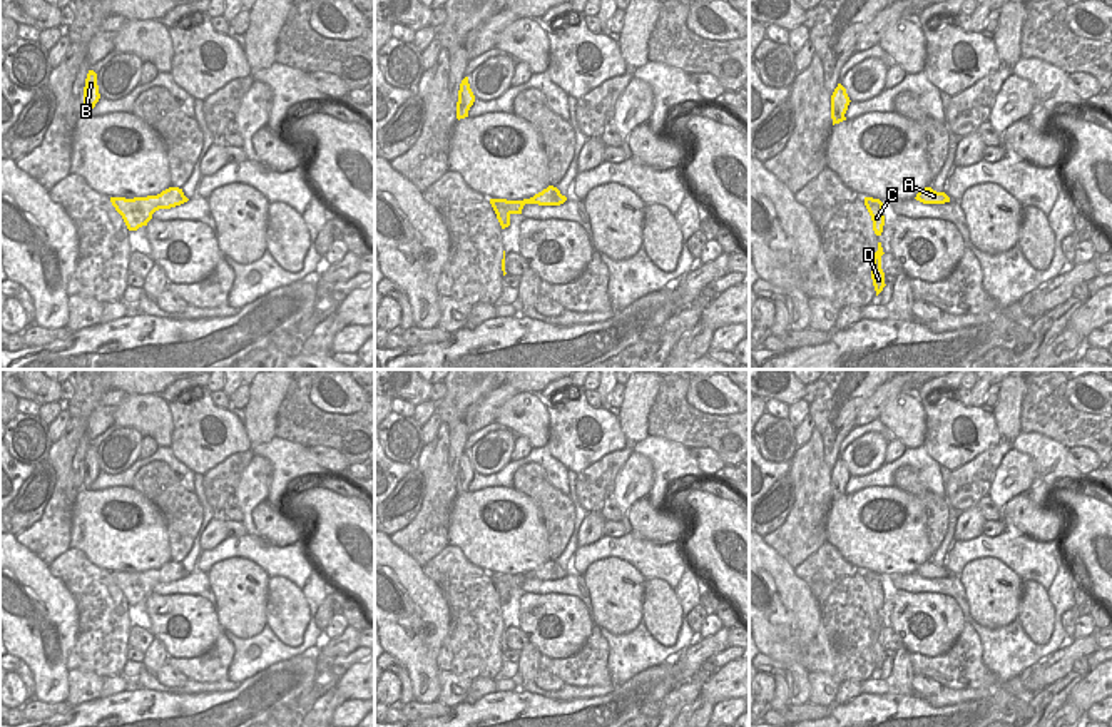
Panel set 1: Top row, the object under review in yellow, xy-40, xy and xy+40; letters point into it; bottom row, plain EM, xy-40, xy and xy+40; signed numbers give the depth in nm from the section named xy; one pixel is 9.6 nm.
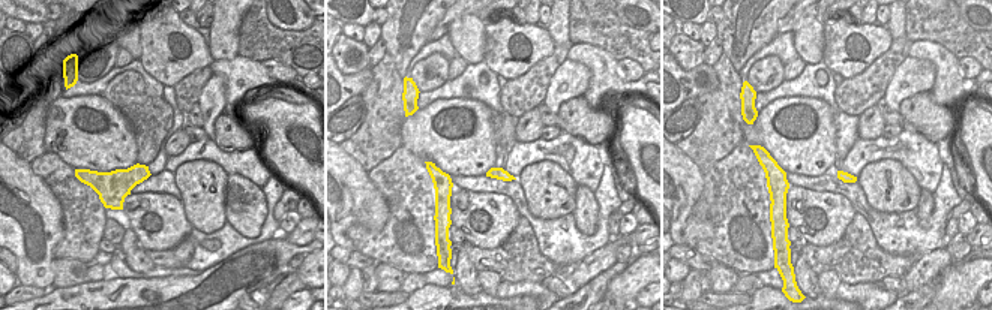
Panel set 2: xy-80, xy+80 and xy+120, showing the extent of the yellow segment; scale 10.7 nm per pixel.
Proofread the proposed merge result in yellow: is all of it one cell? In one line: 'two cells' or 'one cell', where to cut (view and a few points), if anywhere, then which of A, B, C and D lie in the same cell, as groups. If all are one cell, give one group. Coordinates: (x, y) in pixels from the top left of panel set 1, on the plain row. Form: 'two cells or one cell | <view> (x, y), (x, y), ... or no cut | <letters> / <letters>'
two cells | xy (499, 592), (505, 600) | A / B C D

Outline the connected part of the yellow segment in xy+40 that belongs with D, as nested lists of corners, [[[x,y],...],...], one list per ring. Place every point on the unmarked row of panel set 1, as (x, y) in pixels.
[[[878,617],[878,625],[875,627],[873,638],[871,638],[871,653],[876,665],[876,670],[883,665],[885,658],[885,647],[881,643],[881,630],[883,630],[881,617]]]

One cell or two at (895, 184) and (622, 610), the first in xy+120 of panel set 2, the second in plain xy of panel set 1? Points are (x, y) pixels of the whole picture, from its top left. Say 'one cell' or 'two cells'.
one cell

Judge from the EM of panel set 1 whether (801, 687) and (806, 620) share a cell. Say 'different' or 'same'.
same

